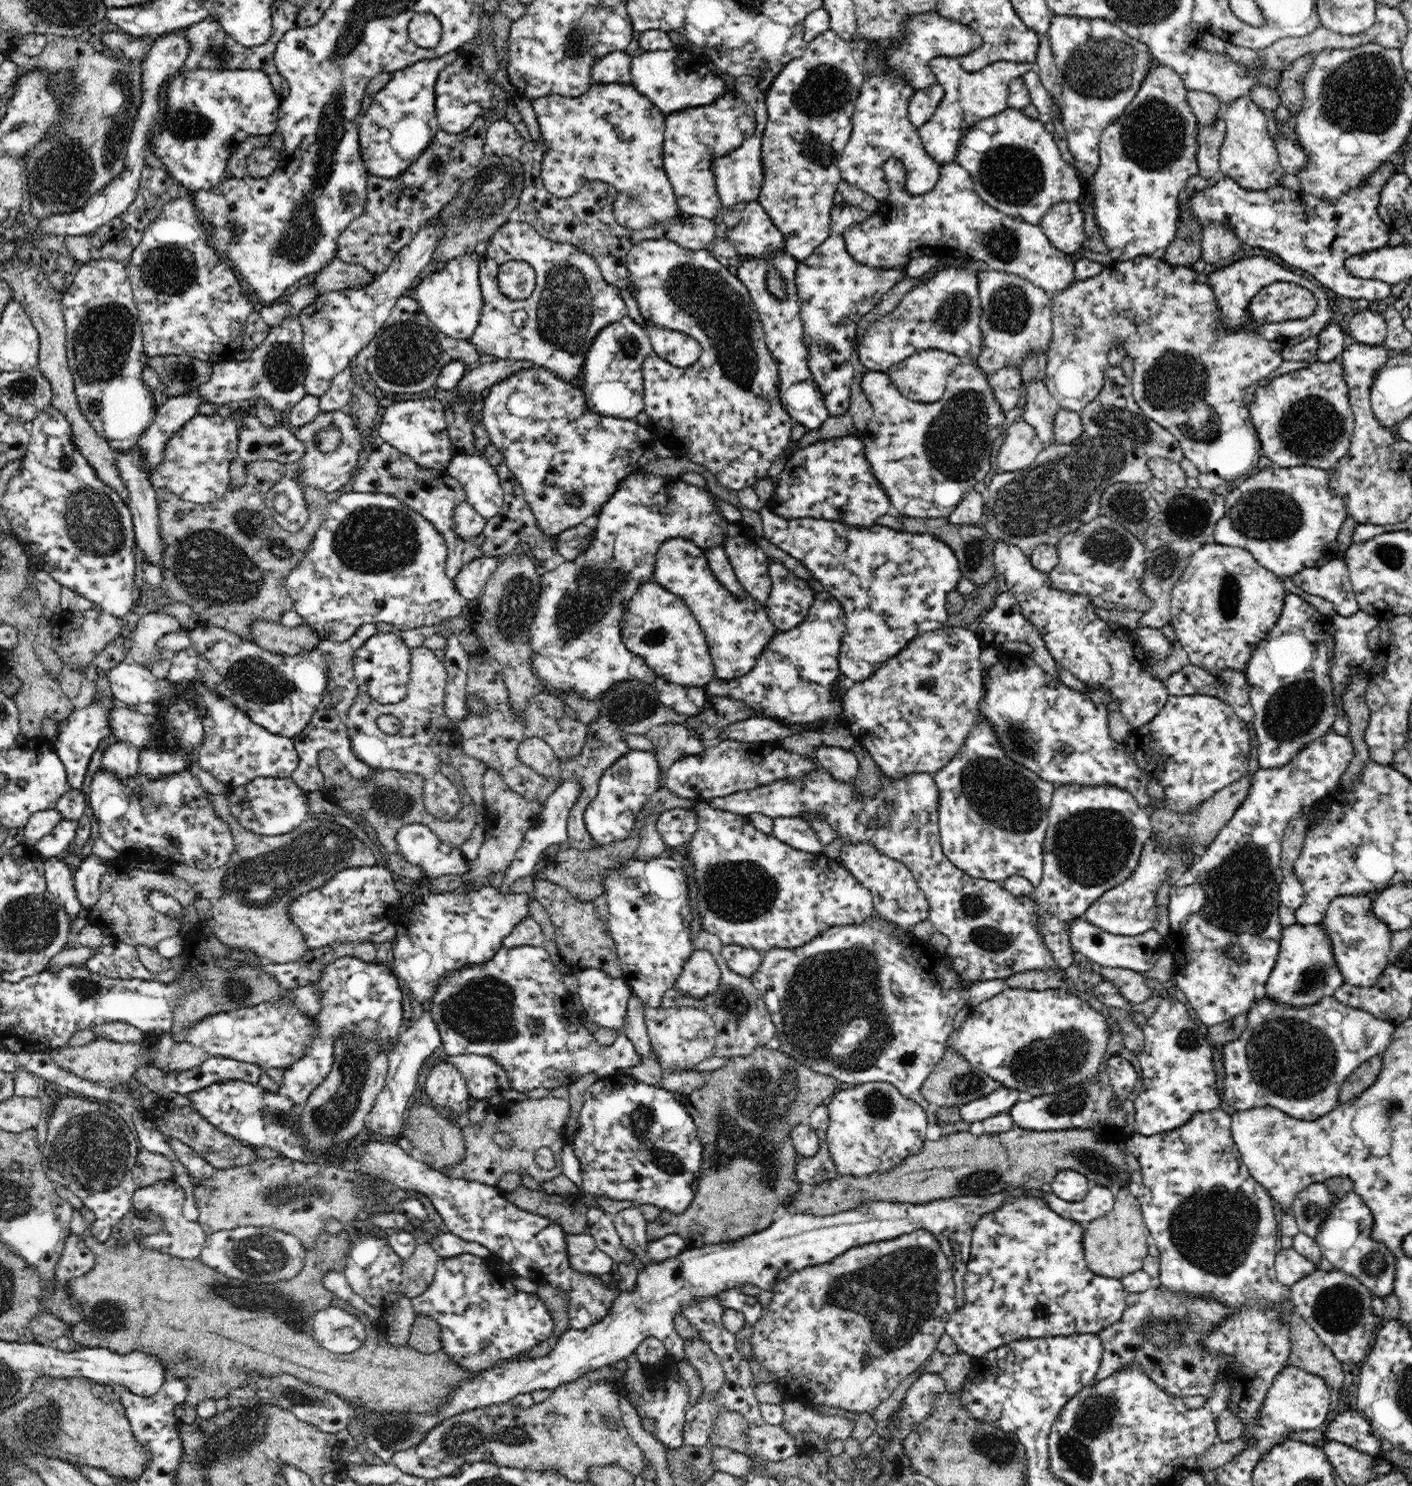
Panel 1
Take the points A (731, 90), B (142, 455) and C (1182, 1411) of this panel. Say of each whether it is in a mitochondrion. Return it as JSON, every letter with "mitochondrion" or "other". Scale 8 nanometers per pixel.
{"A":"other","B":"other","C":"other"}

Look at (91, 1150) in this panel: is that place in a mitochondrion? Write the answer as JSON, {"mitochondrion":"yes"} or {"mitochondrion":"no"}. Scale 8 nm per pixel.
{"mitochondrion":"yes"}

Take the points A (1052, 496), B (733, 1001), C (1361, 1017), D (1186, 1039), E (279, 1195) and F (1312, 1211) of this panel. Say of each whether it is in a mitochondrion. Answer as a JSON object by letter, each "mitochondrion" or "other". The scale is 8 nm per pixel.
{"A":"mitochondrion","B":"mitochondrion","C":"other","D":"mitochondrion","E":"mitochondrion","F":"mitochondrion"}

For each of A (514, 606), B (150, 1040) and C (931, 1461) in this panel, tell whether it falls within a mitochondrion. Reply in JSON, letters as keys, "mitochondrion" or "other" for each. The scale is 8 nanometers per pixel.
{"A":"mitochondrion","B":"other","C":"other"}

